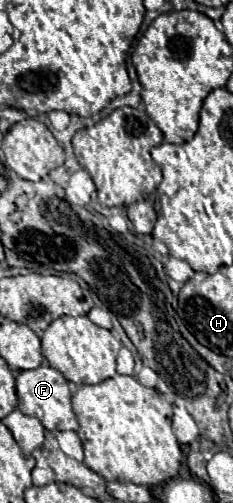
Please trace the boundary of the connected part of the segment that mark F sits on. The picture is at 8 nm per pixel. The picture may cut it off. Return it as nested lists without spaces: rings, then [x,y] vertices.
[[[42,365],[32,371],[20,371],[16,379],[16,395],[18,395],[18,409],[26,415],[36,417],[48,431],[78,431],[78,421],[72,411],[72,395],[68,389],[68,381],[58,369]]]

